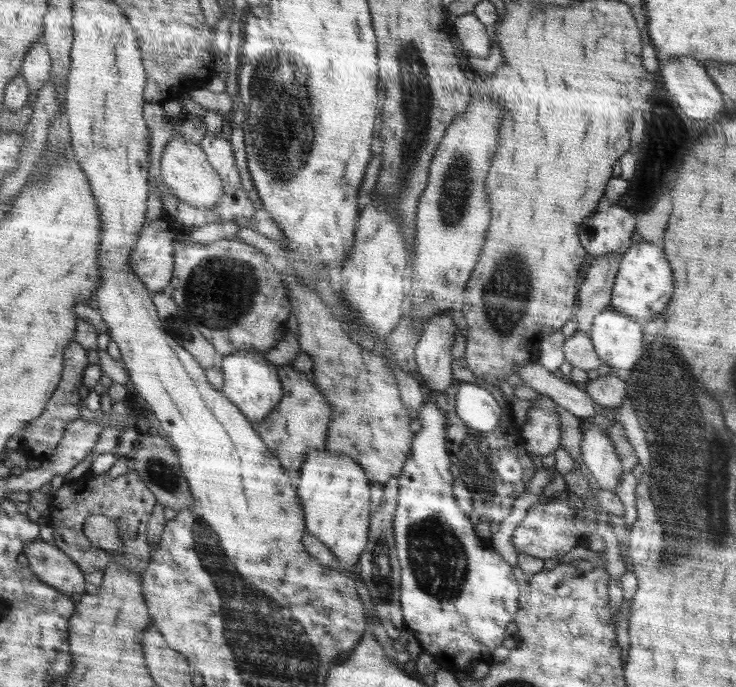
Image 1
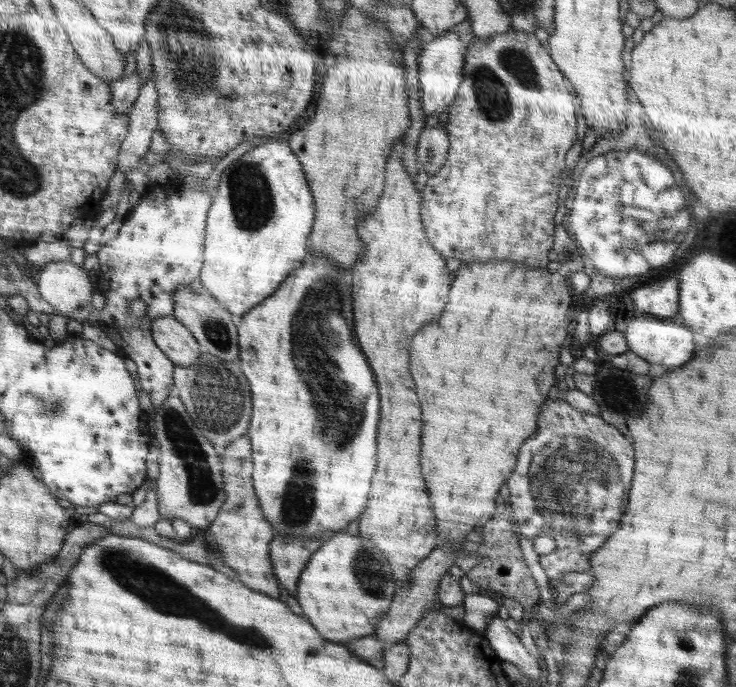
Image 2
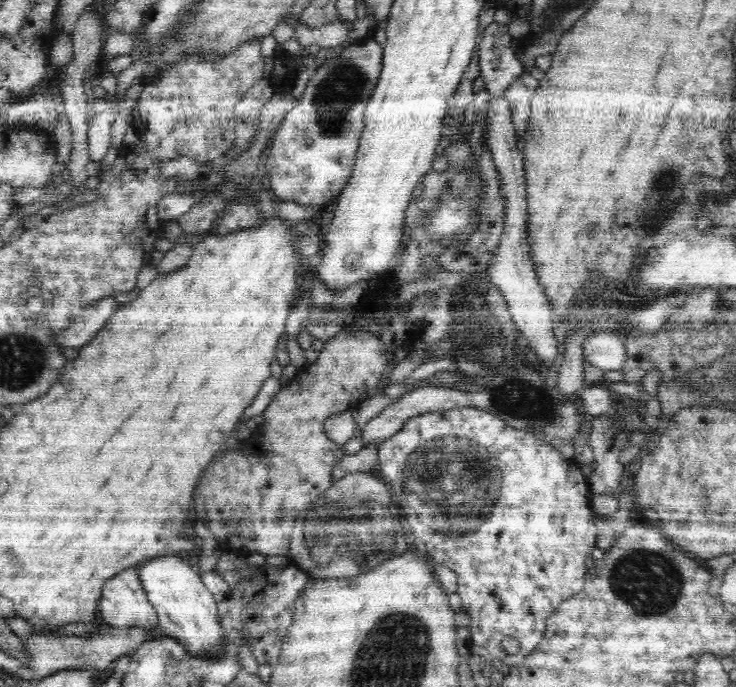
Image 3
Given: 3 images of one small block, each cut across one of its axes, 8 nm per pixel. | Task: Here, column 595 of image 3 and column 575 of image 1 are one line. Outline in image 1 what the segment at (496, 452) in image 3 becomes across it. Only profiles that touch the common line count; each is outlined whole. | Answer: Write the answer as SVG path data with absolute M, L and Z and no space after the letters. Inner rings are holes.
M556 499L544 504L532 505L526 516L520 520L512 536L512 543L519 554L529 555L538 559L562 558L578 545L588 548L586 545L586 533L584 537L578 533L574 525L576 511L570 507L566 500Z

